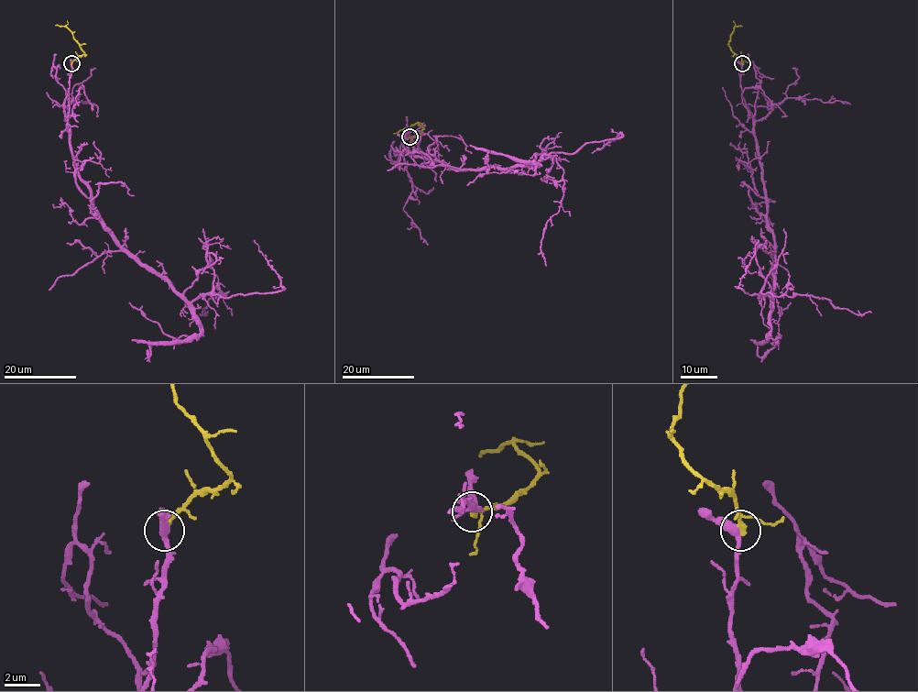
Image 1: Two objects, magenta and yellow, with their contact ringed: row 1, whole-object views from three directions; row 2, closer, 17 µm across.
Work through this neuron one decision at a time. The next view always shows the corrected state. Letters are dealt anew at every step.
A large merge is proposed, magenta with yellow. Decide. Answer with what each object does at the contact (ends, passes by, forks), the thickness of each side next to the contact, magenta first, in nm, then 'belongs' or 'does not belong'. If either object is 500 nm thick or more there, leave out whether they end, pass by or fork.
magenta passes by | yellow passes by | 360/240 nm | belongs

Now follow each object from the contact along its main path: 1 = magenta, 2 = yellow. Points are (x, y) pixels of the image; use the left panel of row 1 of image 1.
1: (71, 64), (64, 114), (73, 163), (101, 225), (121, 246), (188, 302), (280, 291), (254, 239)
2: (71, 64), (84, 53), (67, 27), (55, 25)

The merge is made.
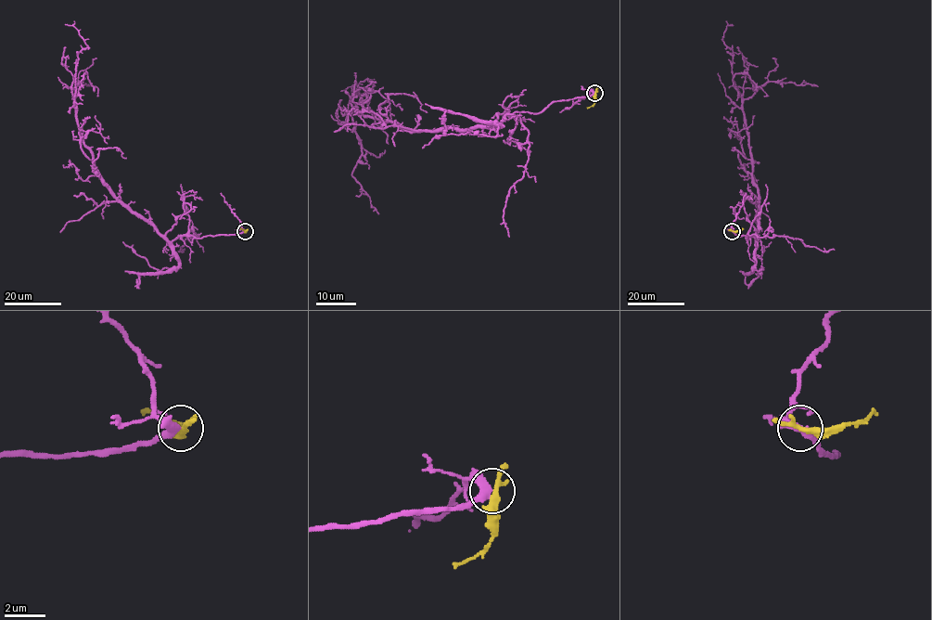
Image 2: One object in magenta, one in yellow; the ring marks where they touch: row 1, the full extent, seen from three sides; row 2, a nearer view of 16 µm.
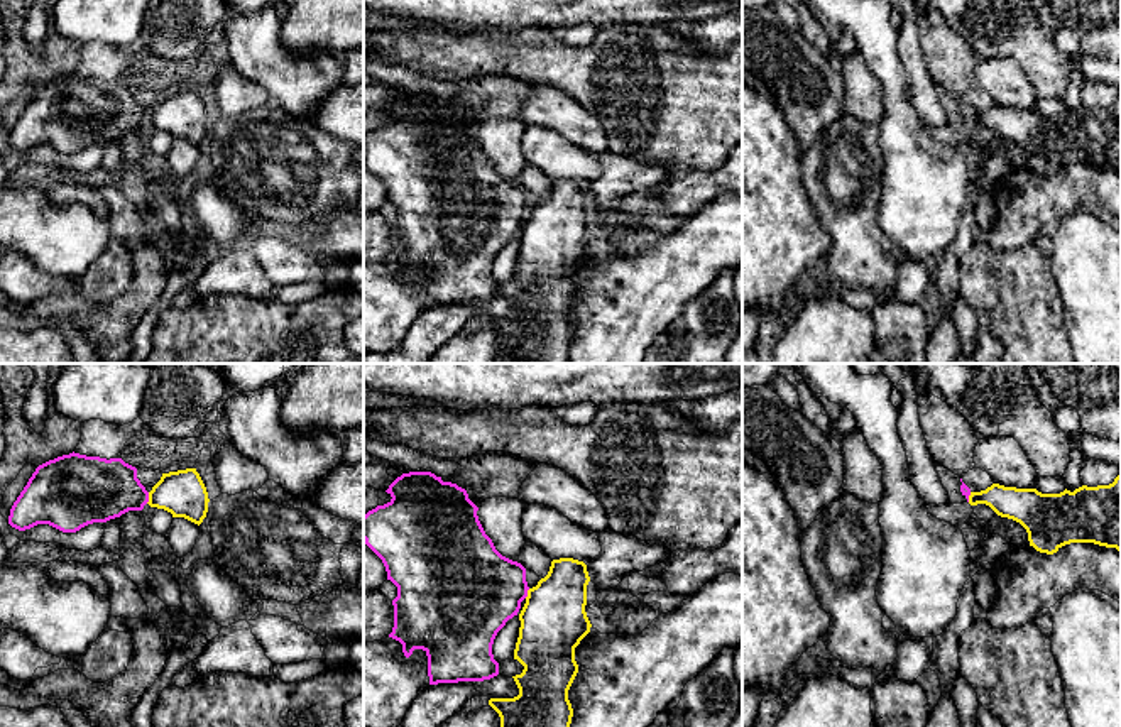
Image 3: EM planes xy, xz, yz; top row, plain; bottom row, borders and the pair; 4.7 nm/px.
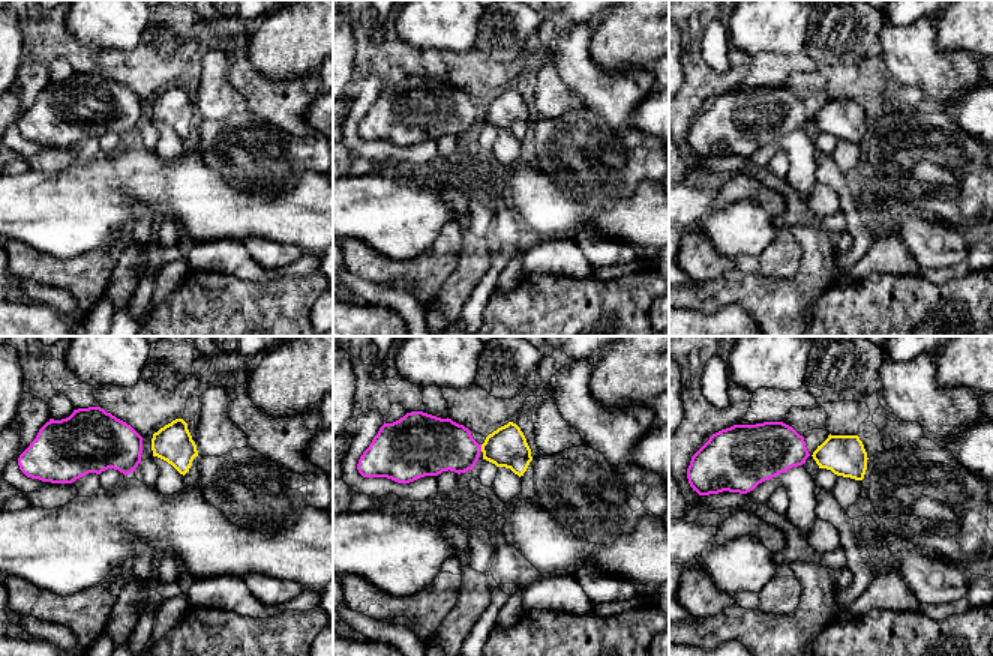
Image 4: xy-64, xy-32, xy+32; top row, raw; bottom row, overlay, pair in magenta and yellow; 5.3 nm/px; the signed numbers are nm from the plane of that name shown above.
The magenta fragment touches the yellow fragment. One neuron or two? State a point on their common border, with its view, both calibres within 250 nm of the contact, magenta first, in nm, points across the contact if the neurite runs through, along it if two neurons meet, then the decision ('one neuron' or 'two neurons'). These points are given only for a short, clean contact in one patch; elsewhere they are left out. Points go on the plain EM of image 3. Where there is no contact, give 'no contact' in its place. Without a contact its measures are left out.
xy (147, 119) | 300/220 nm | along xy (149, 114), (146, 124) | two neurons

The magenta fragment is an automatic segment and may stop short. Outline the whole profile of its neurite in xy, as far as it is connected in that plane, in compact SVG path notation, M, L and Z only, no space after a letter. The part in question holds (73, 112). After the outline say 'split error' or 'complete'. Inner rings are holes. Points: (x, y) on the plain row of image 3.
M73 73L36 90L10 130L8 145L19 152L49 145L76 154L88 145L142 132L147 123L149 113L135 88L122 79Z | complete

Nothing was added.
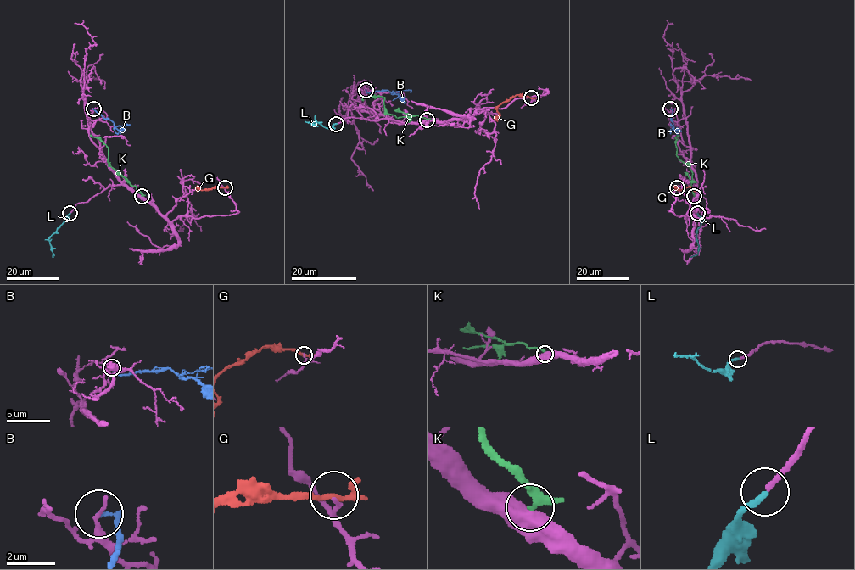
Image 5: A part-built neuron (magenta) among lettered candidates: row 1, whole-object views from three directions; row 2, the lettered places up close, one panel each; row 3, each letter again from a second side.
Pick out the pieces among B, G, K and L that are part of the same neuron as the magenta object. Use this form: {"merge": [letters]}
{"merge": ["L"]}

